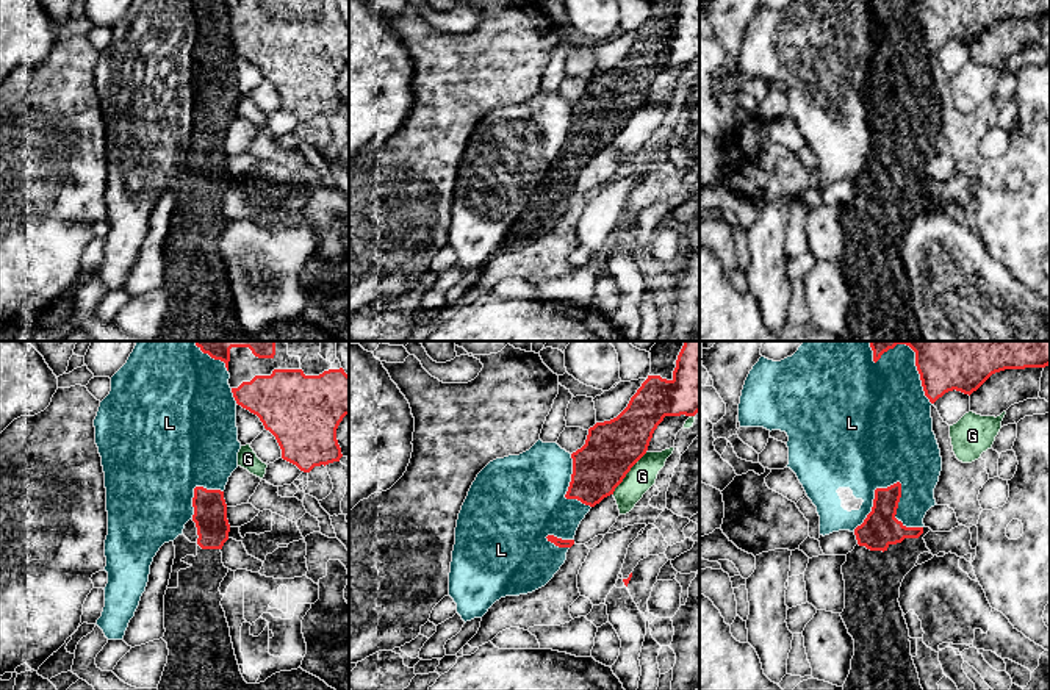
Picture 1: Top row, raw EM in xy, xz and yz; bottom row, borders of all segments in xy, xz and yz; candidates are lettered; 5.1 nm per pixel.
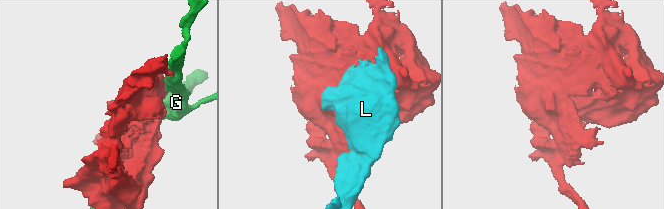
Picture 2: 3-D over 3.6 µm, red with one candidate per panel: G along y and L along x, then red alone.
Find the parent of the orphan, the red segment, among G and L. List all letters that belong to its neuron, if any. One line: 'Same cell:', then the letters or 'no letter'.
Same cell: L

